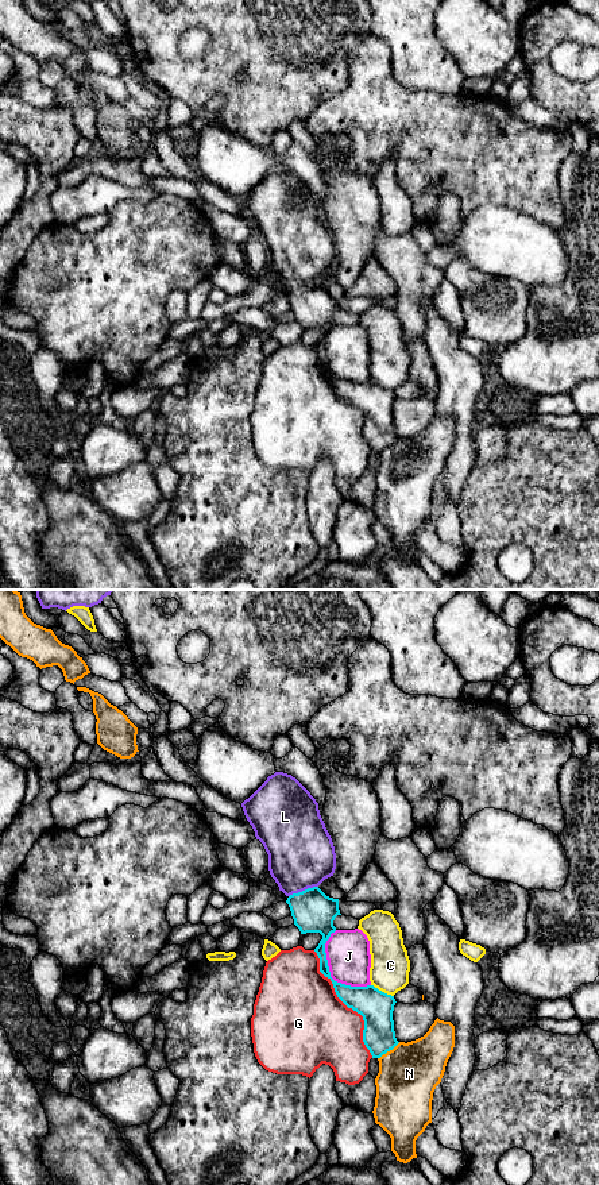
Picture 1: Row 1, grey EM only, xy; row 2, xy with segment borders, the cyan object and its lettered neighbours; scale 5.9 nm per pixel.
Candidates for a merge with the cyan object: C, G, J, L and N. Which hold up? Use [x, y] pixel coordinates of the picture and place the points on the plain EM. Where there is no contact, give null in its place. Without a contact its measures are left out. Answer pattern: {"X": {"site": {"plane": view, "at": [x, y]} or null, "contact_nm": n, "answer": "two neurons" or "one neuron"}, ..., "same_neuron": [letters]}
{"C": {"site": {"plane": "xy", "at": [381, 386]}, "contact_nm": 150, "answer": "two neurons"}, "G": {"site": {"plane": "xy", "at": [347, 401]}, "contact_nm": 750, "answer": "two neurons"}, "J": {"site": {"plane": "xy", "at": [329, 369]}, "contact_nm": 400, "answer": "two neurons"}, "L": {"site": {"plane": "xy", "at": [302, 286]}, "contact_nm": 190, "answer": "one neuron"}, "N": {"site": {"plane": "xy", "at": [389, 446]}, "contact_nm": 170, "answer": "two neurons"}, "same_neuron": ["L"]}

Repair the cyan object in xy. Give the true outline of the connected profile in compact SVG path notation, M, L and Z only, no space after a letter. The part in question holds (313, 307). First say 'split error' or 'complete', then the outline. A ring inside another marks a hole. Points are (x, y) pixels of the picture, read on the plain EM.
split error; M275 167L241 198L244 211L268 250L268 266L279 282L290 302L294 320L301 329L320 328L322 335L314 344L320 354L320 367L328 373L337 393L363 412L363 437L372 453L380 453L393 445L399 437L395 433L393 406L395 394L374 381L351 382L335 377L331 373L325 339L336 327L333 316L340 309L339 294L326 292L318 281L333 271L336 265L336 248L332 233L320 211L318 198L310 188L291 170Z

